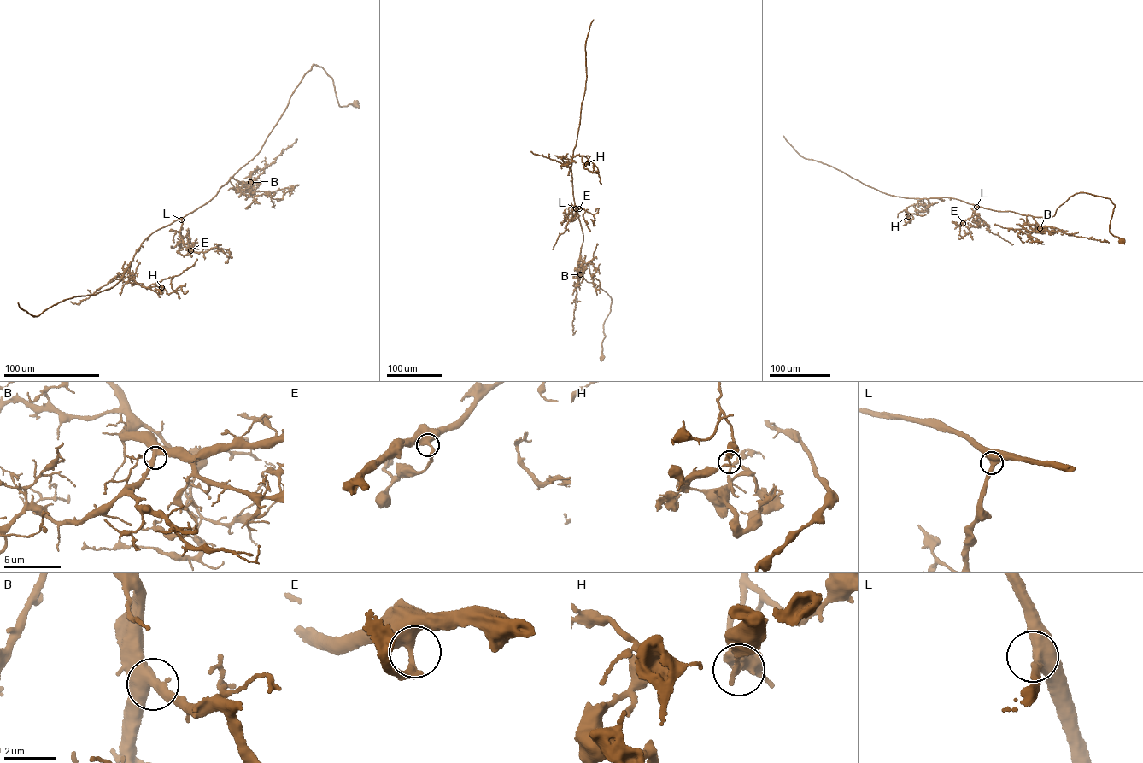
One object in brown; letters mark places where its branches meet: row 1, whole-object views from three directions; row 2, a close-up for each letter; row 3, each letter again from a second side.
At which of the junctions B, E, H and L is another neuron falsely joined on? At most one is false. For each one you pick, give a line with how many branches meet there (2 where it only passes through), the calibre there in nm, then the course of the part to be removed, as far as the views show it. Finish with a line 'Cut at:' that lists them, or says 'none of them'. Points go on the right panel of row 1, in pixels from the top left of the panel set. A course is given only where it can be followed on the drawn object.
H: 2 branches meet; 400 nm thick
Cut at: H

